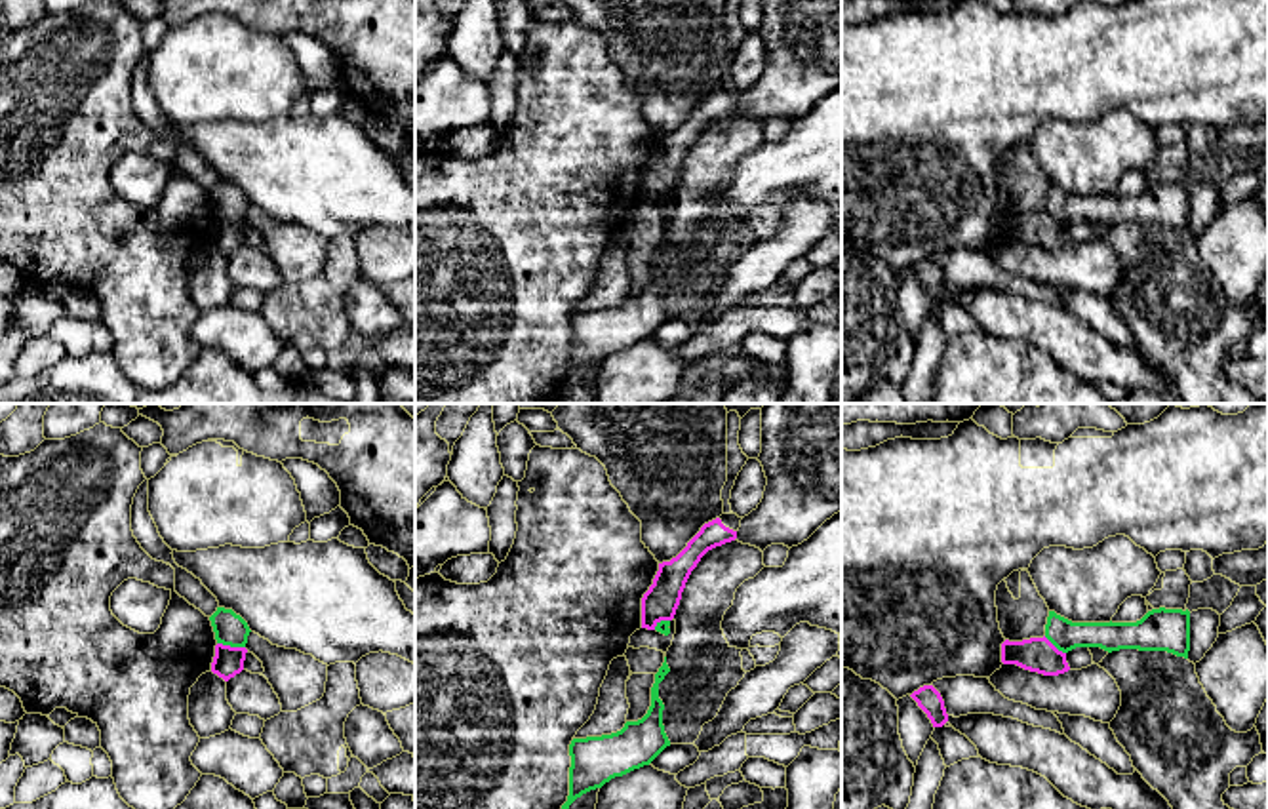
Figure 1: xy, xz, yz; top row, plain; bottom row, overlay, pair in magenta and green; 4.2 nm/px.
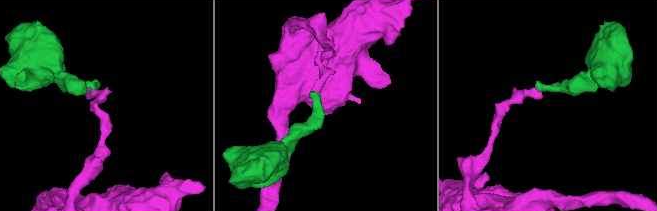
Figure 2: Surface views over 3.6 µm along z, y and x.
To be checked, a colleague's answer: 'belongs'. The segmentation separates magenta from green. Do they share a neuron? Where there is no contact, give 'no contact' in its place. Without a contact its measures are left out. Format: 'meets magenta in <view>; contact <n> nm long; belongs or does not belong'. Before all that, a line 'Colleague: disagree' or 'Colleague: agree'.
Colleague: disagree
meets magenta in xy; contact 120 nm long; does not belong

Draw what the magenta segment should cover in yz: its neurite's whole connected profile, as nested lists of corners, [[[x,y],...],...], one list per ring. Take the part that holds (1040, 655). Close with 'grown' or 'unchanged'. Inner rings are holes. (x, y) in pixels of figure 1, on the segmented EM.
[[[1045,636],[1001,643],[1001,662],[1017,664],[1043,676],[1059,676],[1070,670],[1066,653],[1059,651]]]; unchanged

